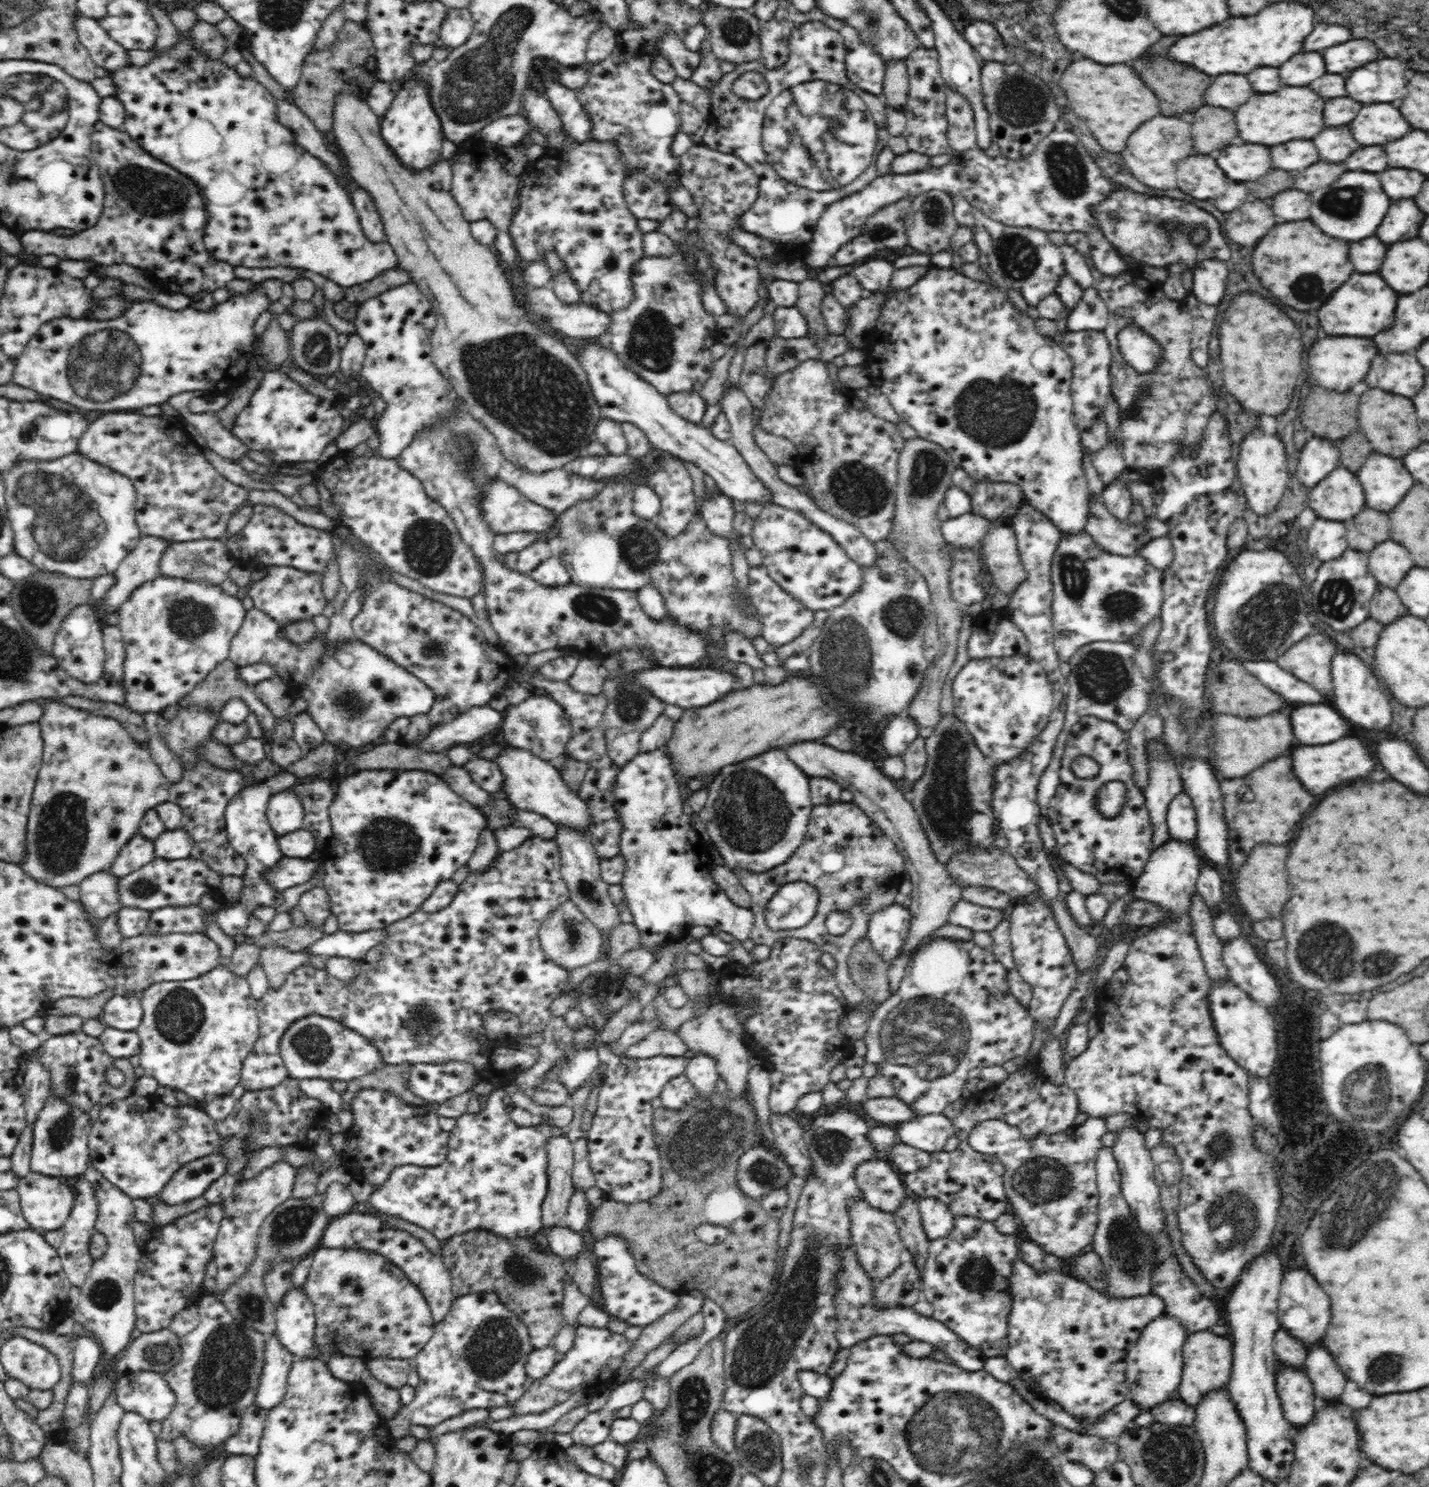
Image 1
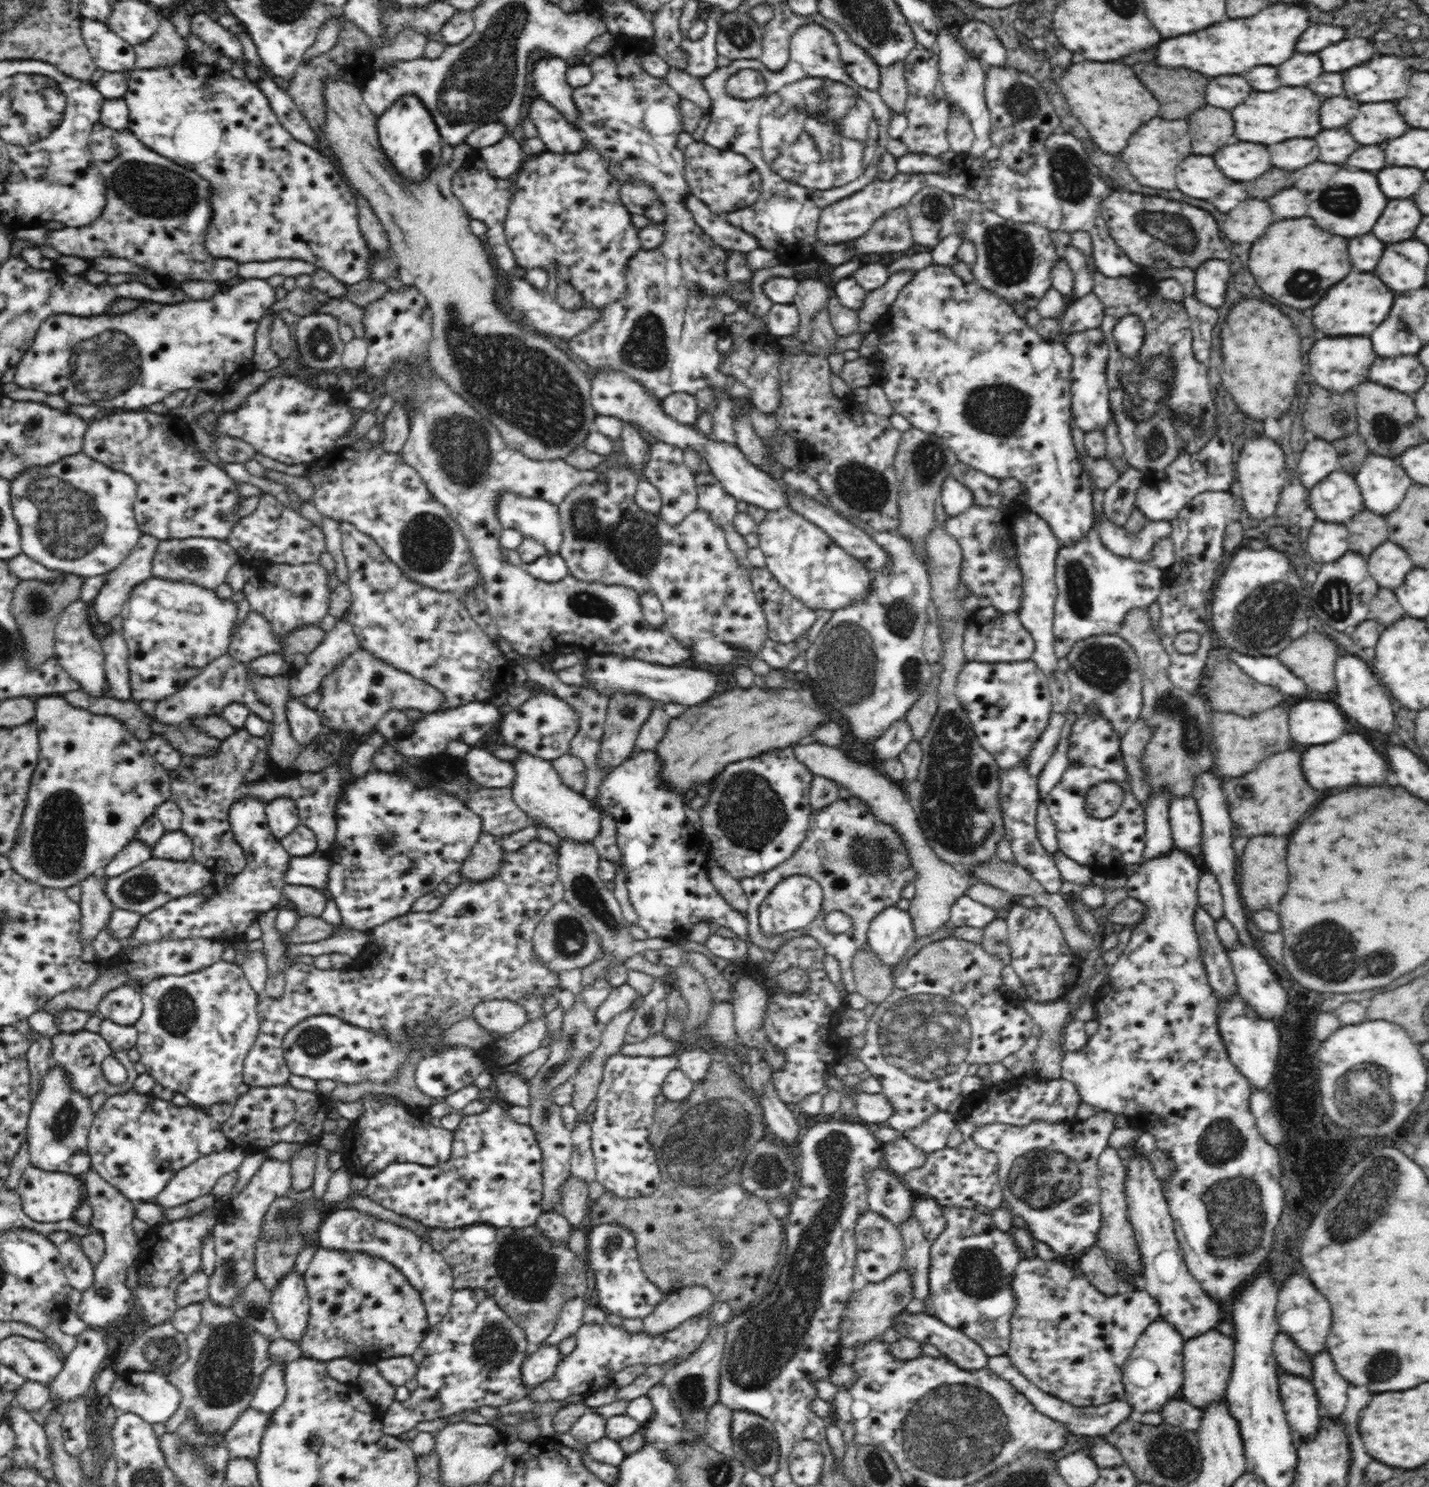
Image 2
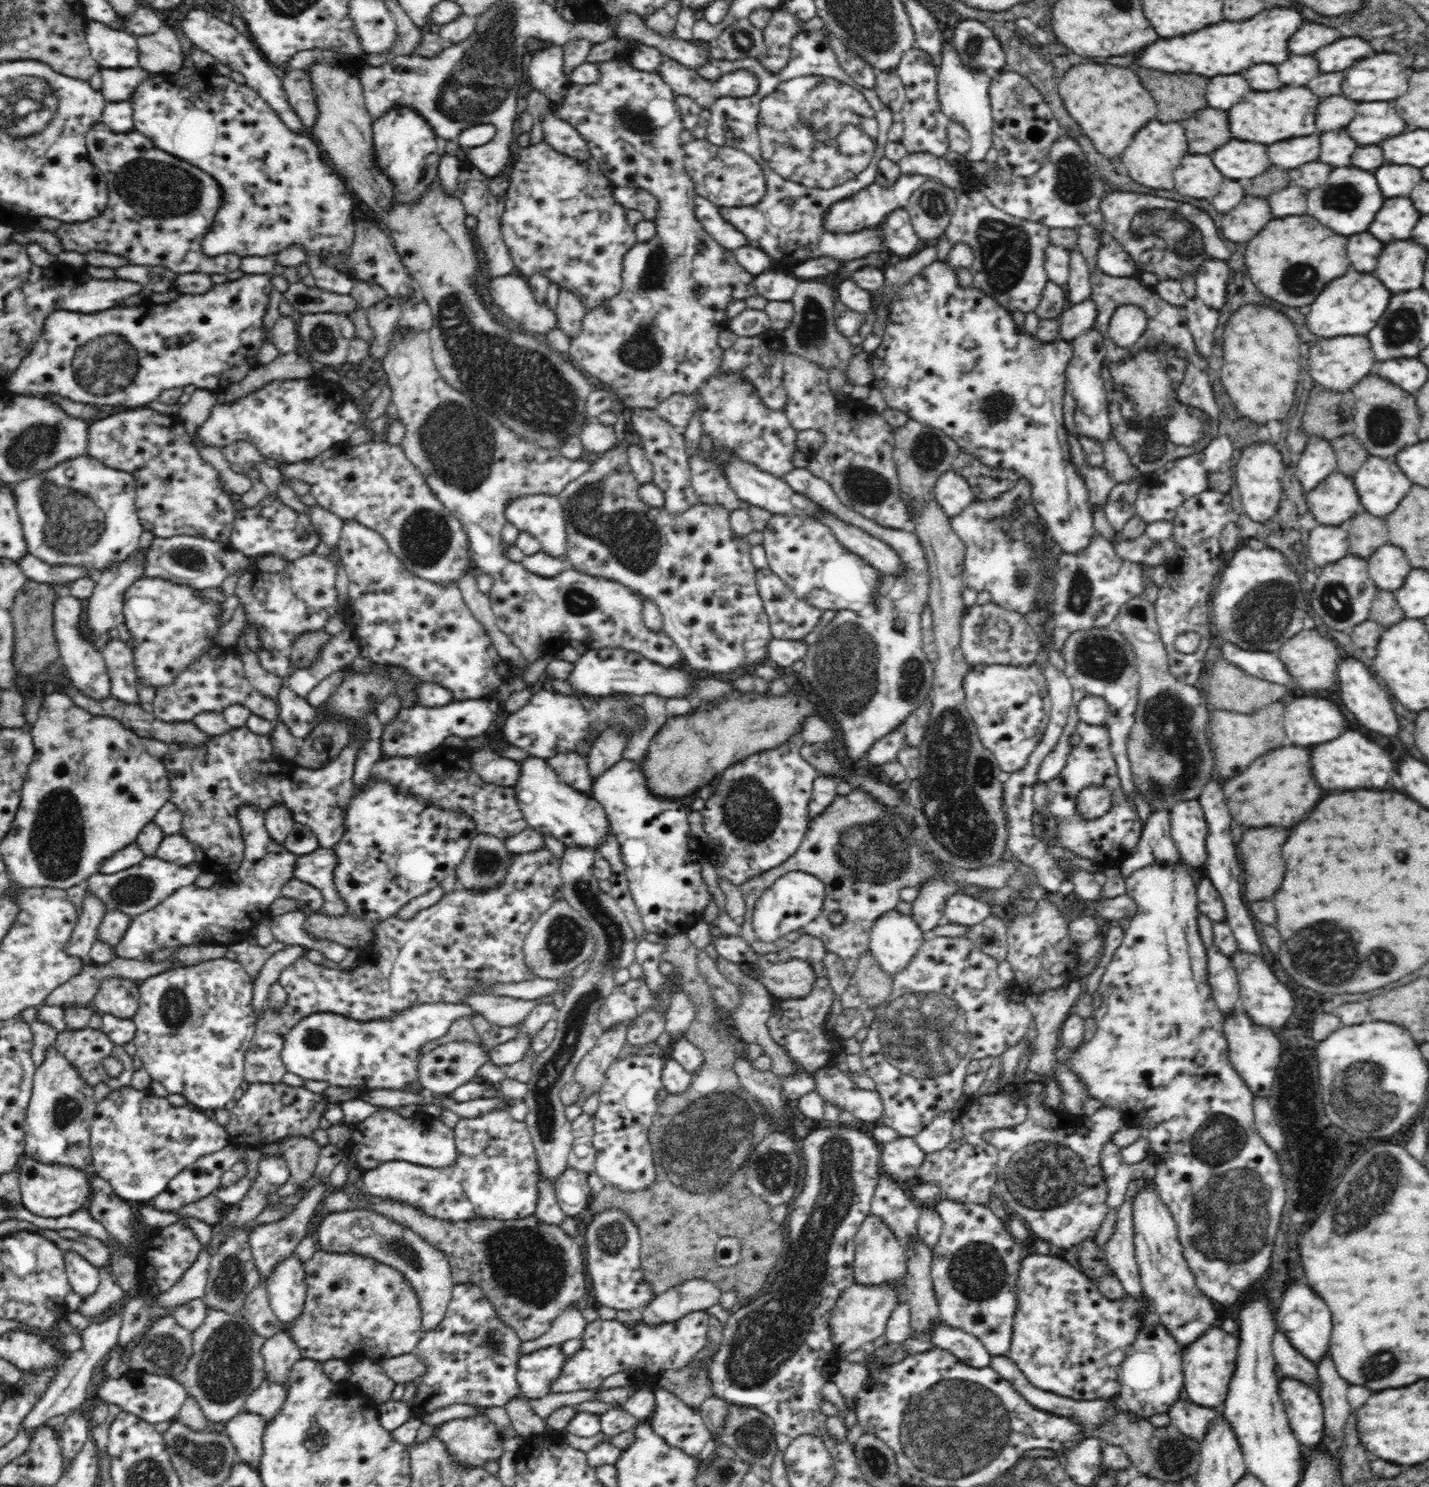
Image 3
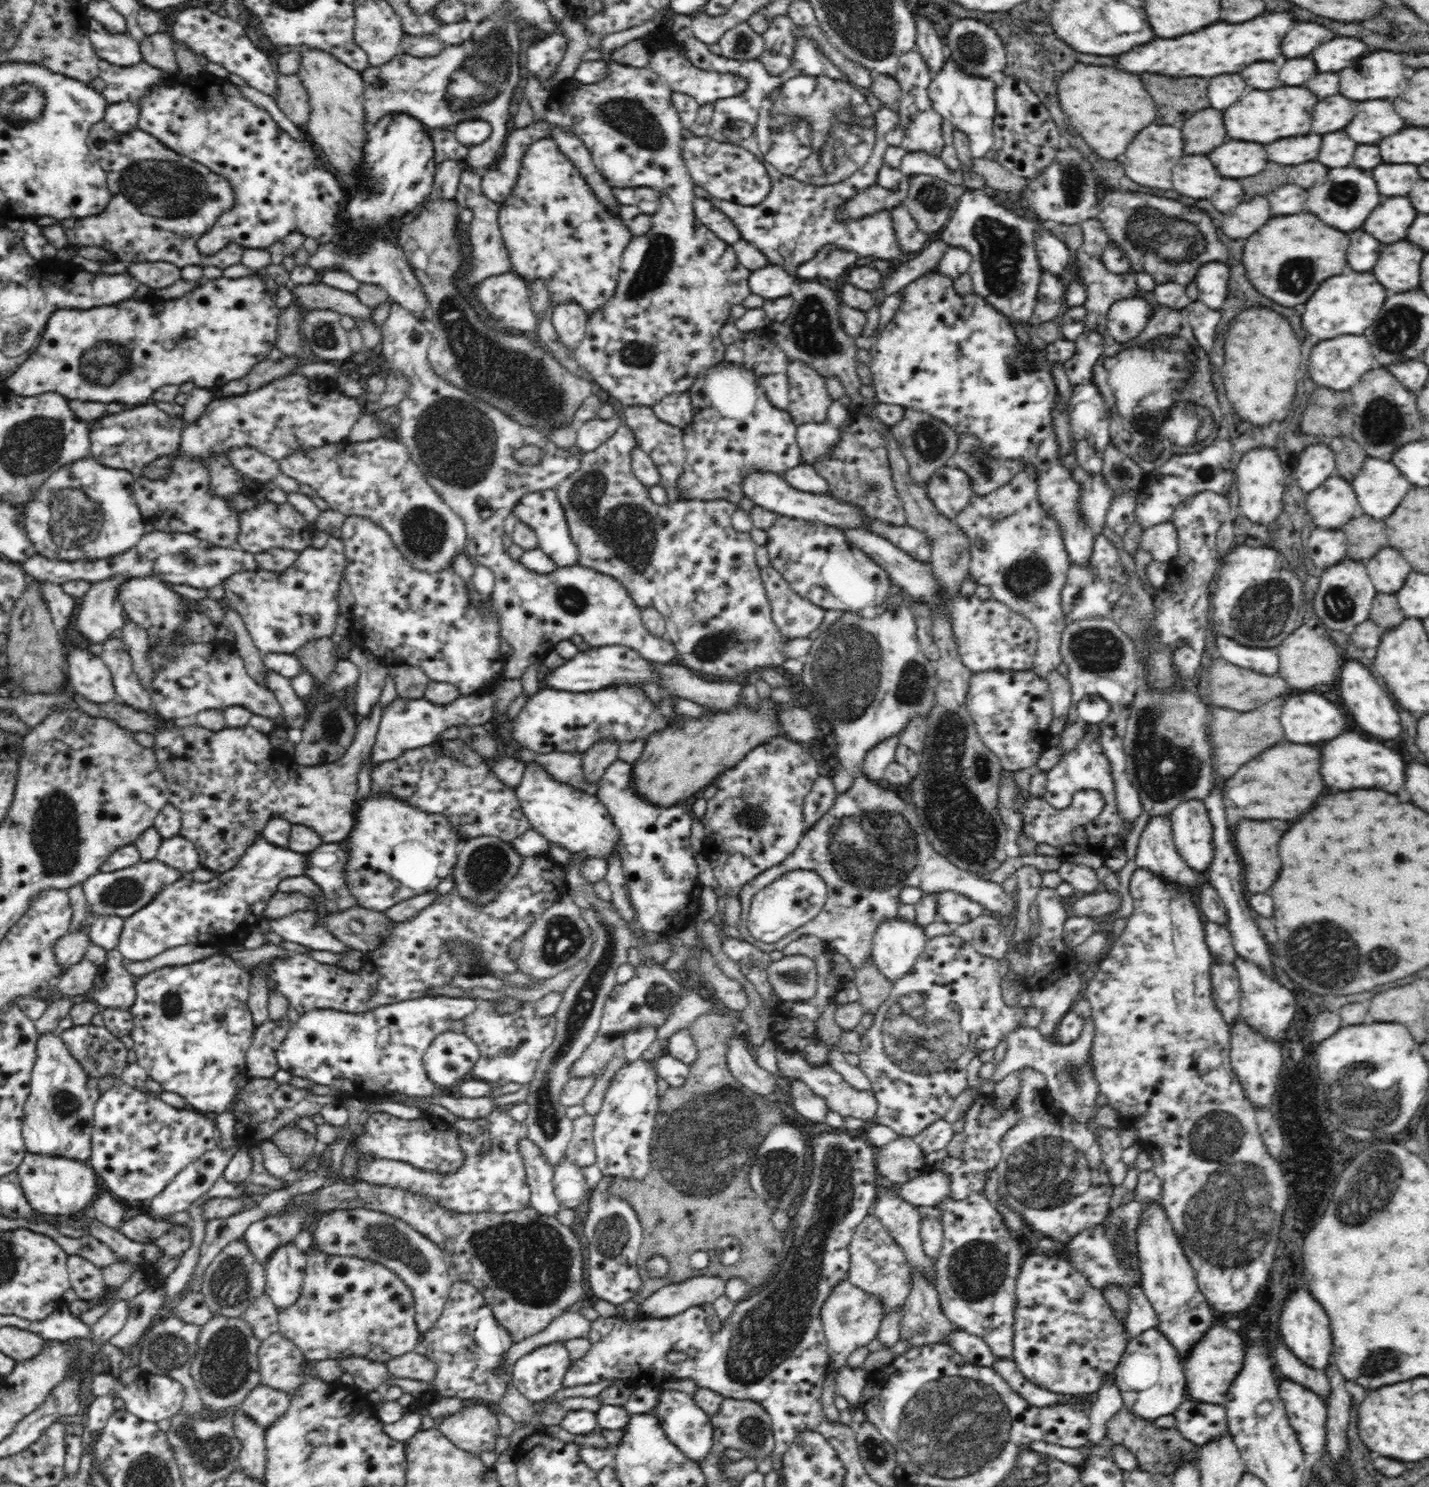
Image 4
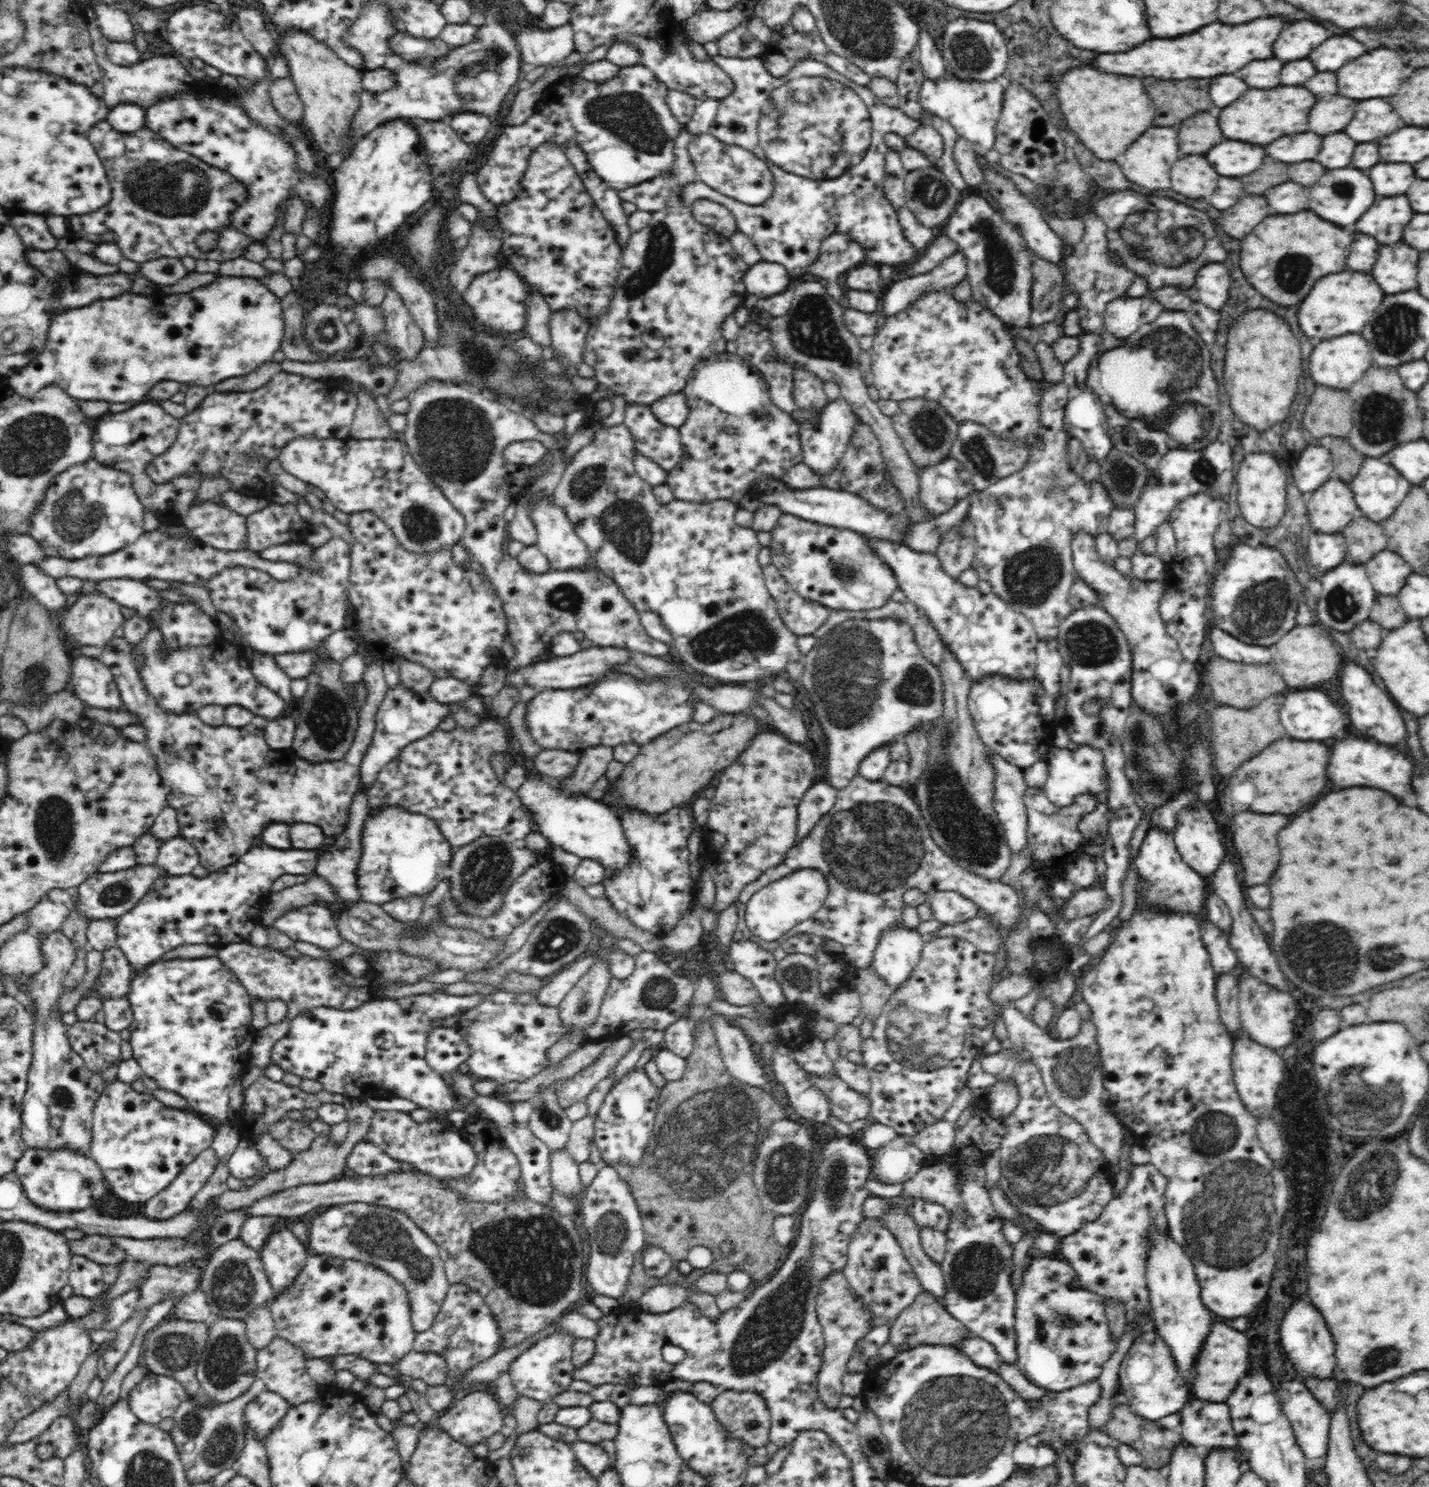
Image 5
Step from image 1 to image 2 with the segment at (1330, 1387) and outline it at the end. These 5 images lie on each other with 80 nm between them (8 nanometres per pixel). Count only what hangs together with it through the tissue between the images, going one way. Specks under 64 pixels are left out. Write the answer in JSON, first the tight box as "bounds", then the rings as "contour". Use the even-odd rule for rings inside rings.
{"bounds":[1311,1352,1348,1419],"contour":[[[1319,1352],[1311,1357],[1312,1361],[1312,1374],[1311,1383],[1314,1385],[1316,1394],[1318,1395],[1319,1402],[1322,1407],[1323,1416],[1329,1419],[1340,1419],[1344,1408],[1346,1408],[1348,1384],[1340,1374],[1336,1374],[1336,1366],[1332,1362],[1332,1358],[1328,1356],[1328,1352]]]}

